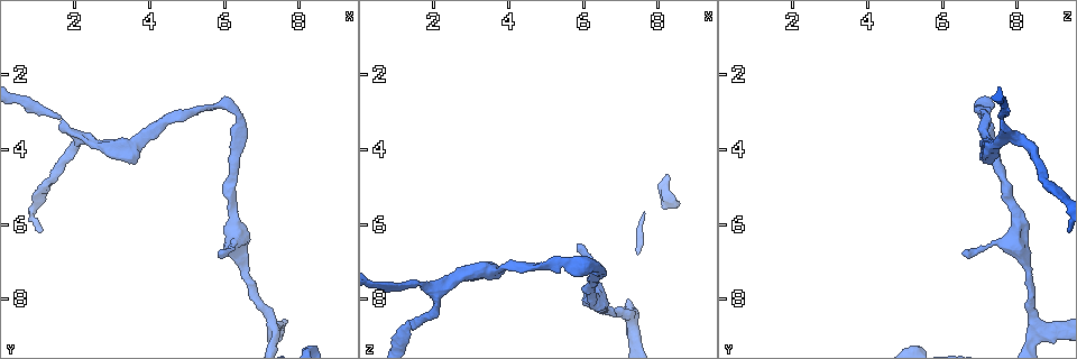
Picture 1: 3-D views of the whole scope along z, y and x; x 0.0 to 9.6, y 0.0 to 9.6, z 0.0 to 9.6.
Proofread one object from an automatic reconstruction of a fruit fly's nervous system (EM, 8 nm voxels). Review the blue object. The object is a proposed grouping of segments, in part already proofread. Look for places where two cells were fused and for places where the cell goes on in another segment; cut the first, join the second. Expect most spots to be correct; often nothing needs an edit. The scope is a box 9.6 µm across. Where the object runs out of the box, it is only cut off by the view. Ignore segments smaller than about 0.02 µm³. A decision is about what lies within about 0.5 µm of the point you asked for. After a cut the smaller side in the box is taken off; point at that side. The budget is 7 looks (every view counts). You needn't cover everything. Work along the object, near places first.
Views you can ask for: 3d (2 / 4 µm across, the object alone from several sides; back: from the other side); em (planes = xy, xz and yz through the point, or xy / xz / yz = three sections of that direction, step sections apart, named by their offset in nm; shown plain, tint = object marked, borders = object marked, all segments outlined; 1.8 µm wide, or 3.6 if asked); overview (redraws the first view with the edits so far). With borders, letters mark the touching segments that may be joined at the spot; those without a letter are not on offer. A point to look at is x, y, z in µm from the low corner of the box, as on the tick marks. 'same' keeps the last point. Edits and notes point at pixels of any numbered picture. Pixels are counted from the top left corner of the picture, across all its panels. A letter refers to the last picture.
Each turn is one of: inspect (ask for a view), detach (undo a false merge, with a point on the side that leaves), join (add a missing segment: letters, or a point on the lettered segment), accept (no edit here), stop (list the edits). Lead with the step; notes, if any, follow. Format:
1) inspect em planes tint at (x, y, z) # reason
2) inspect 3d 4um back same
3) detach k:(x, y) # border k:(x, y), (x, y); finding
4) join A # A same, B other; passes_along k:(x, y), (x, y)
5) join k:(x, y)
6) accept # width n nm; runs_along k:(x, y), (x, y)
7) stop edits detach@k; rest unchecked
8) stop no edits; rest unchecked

inspect 3d 4um at (1.55, 3.20, 7.55)

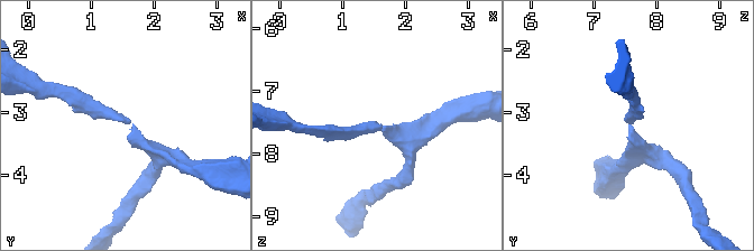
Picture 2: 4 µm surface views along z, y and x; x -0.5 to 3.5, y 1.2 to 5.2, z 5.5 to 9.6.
inspect em planes tint at (1.55, 3.15, 7.60) # shape alone is not enough

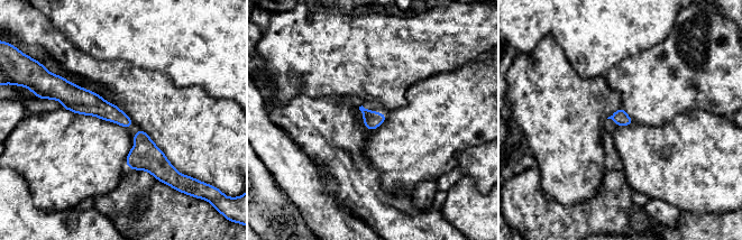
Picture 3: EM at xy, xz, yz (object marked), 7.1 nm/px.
inspect em planes borders same # see the neighbours

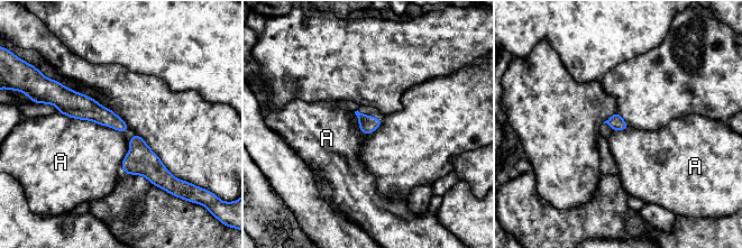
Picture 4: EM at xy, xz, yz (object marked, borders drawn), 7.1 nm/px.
accept # width 100 nm; A other; border 4:(58, 111), (124, 132); continuous, no second cell

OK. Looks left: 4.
inspect em planes plain at (5.80, 6.75, 6.55) # thin end

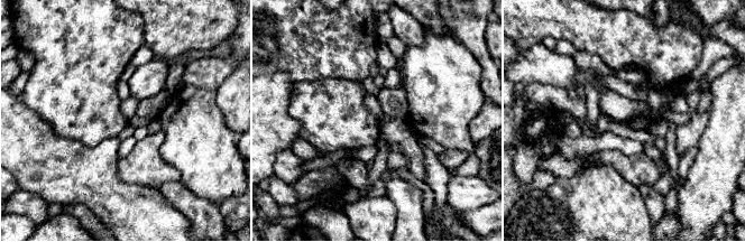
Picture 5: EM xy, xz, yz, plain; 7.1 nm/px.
inspect em planes borders same

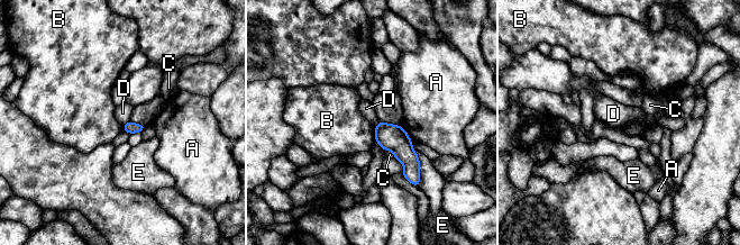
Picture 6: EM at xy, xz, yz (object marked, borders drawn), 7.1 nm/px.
accept # width 80 nm; A other, B other, C other, D other, E other; border 6:(375, 139), (384, 150); none of them fits

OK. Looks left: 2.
inspect em planes borders at (6.30, 2.90, 7.05) # abrupt turn

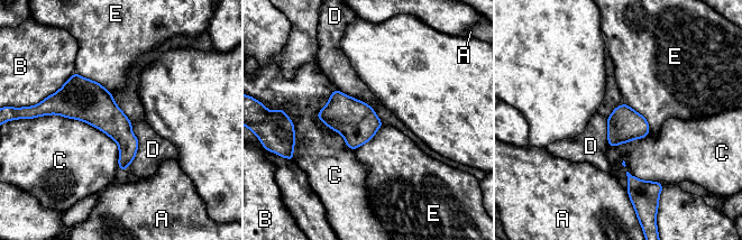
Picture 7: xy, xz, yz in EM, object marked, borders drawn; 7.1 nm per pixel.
accept # width 240 nm; A other, B other, C other, D other, E other; border 7:(133, 123), (138, 148), (124, 171); all the same cell

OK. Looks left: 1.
stop no edits; rest unchecked

